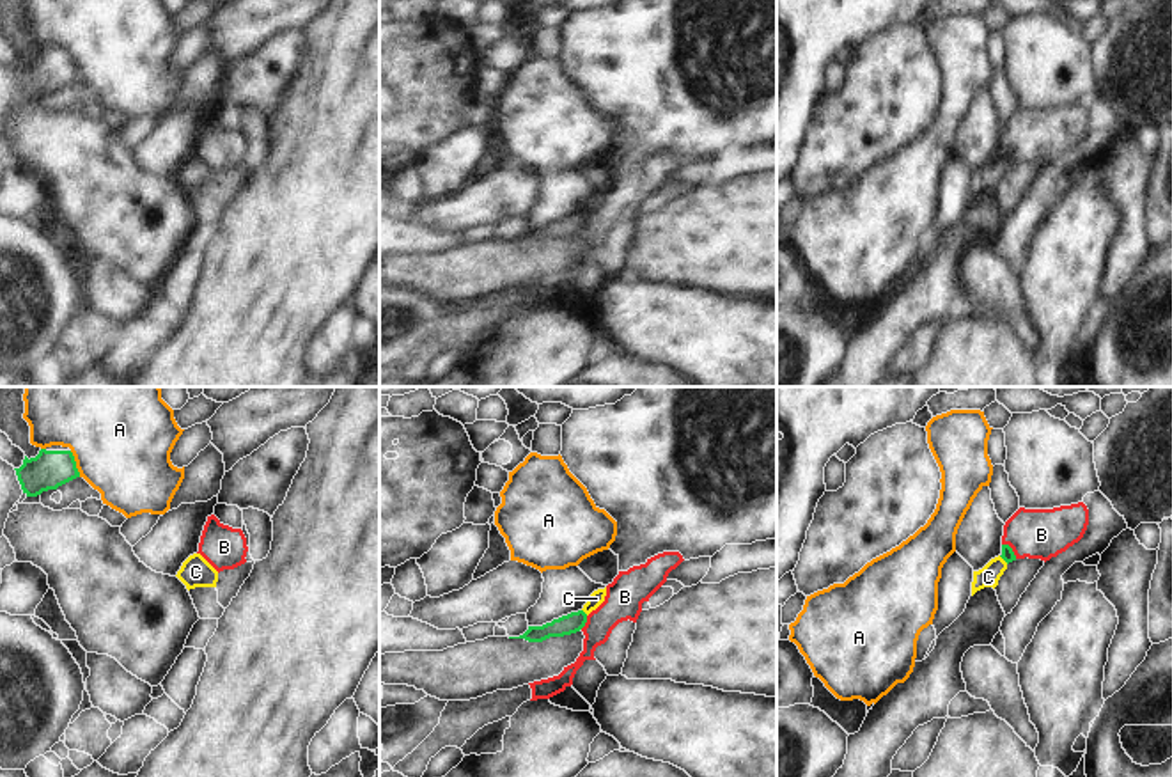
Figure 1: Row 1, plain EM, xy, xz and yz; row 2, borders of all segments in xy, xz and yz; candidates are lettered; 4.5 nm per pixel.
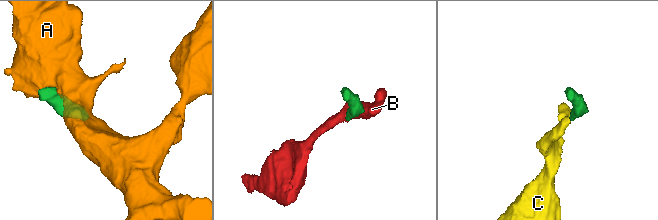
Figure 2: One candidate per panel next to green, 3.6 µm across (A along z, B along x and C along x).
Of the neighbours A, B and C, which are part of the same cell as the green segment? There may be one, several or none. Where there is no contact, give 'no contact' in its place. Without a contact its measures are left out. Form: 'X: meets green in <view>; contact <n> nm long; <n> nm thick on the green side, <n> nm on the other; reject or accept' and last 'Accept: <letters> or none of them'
A: meets green in xy; contact 130 nm long; 180 nm thick on the green side, 440 nm on the other; reject
B: meets green in yz; contact 100 nm long; 60 nm thick on the green side, 220 nm on the other; reject
C: meets green in yz; contact 60 nm long; 60 nm thick on the green side, 100 nm on the other; accept
Accept: C

